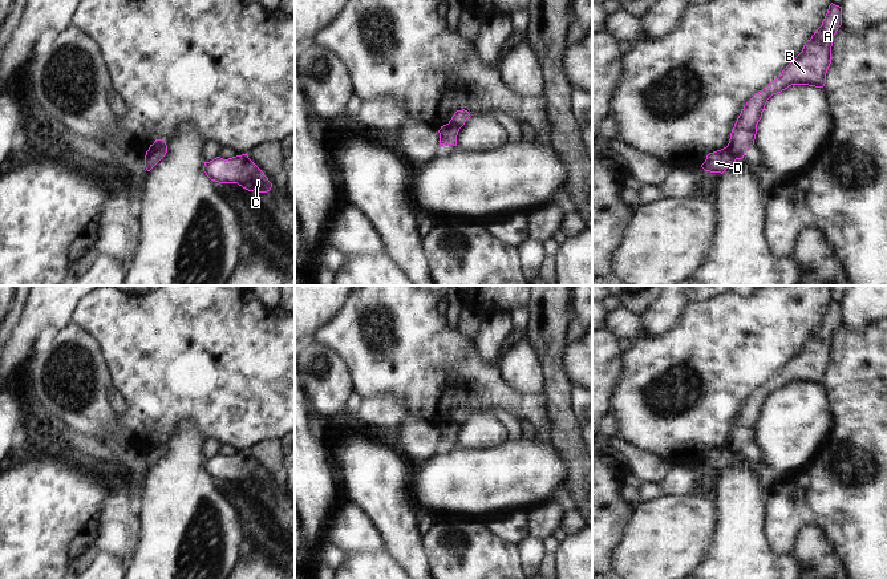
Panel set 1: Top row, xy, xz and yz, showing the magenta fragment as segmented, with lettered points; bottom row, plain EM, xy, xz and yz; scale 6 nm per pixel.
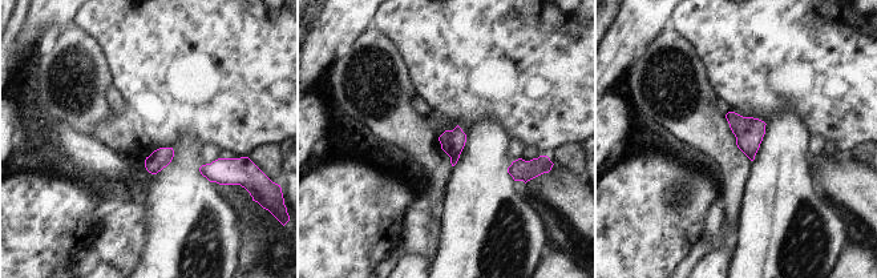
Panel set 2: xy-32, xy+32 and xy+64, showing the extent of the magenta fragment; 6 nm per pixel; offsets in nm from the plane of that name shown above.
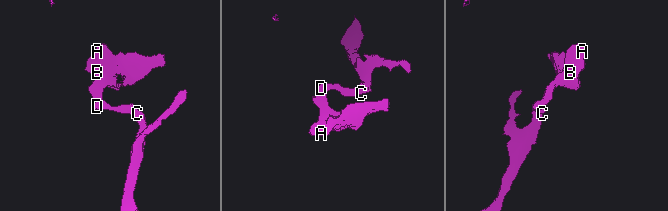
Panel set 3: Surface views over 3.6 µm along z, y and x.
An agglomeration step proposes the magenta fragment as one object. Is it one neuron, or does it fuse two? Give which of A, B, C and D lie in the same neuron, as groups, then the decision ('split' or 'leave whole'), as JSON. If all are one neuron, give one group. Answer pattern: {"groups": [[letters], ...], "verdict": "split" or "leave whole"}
{"groups": [["A", "B"], ["C", "D"]], "verdict": "split"}

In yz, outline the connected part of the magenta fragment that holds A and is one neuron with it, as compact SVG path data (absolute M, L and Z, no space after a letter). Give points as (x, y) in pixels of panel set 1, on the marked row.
M830 4L822 25L803 45L802 52L782 70L781 76L756 93L741 110L728 143L736 159L742 159L754 145L757 124L767 100L791 85L823 88L831 64L831 46L842 25L842 7Z

